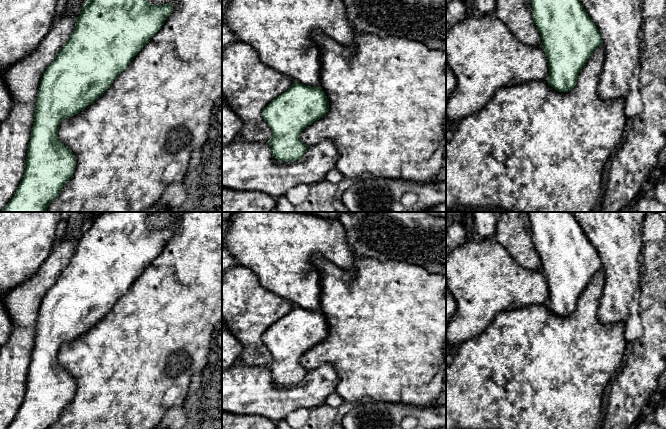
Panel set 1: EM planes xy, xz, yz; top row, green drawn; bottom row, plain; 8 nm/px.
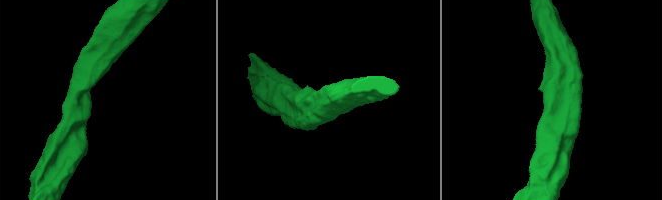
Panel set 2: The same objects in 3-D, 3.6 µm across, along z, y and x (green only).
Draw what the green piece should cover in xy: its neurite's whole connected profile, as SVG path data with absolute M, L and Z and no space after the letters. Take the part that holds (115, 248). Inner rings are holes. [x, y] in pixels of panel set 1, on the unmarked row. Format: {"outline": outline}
{"outline": "M101 212L83 228L74 255L41 302L23 403L7 429L49 429L73 400L76 383L59 364L59 349L63 343L94 327L172 237L172 227L148 227L146 221L150 214Z"}

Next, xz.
{"outline": "M295 306L288 314L273 323L262 335L262 340L272 354L269 369L275 383L280 385L296 385L301 383L307 373L300 364L300 358L313 346L322 342L329 334L329 325L326 318L320 311L311 311Z"}

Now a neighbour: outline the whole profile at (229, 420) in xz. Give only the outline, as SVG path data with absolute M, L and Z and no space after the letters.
M222 411L222 429L277 429L277 422L256 415Z

